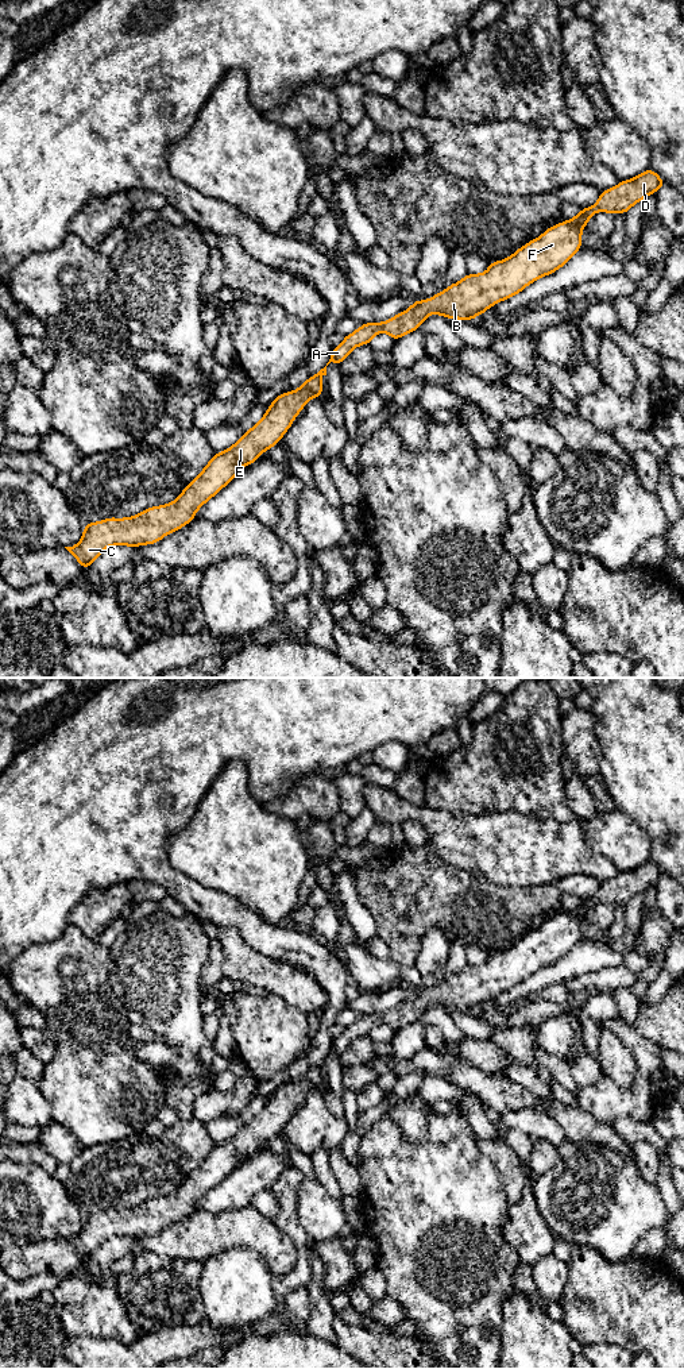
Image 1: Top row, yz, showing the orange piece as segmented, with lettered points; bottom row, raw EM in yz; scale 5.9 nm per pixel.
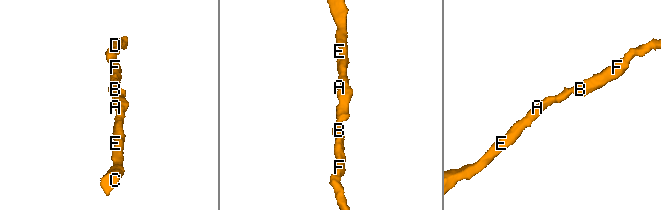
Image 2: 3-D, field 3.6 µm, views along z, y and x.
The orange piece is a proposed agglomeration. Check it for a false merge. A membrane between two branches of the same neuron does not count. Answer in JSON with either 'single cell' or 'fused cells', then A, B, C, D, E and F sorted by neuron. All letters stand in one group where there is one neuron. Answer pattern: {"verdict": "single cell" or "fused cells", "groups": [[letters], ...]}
{"verdict": "single cell", "groups": [["A", "B", "C", "D", "E", "F"]]}

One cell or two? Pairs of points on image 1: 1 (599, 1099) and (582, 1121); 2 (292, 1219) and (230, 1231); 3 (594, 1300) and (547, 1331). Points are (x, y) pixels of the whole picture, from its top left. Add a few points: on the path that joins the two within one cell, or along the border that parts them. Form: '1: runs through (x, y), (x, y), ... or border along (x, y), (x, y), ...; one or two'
1: border along (578, 1105), (598, 1121), (611, 1126); two
2: border along (274, 1223), (289, 1237), (296, 1248); two
3: border along (560, 1322), (574, 1337); two

